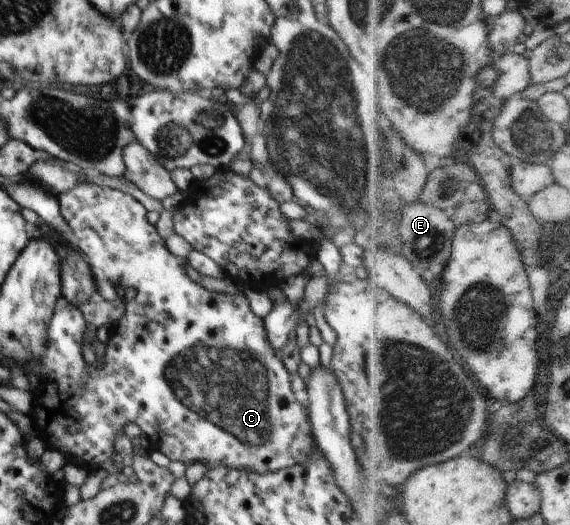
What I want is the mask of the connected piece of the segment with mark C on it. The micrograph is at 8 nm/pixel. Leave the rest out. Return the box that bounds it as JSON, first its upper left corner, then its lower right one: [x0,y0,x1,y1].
[22,183,316,474]

